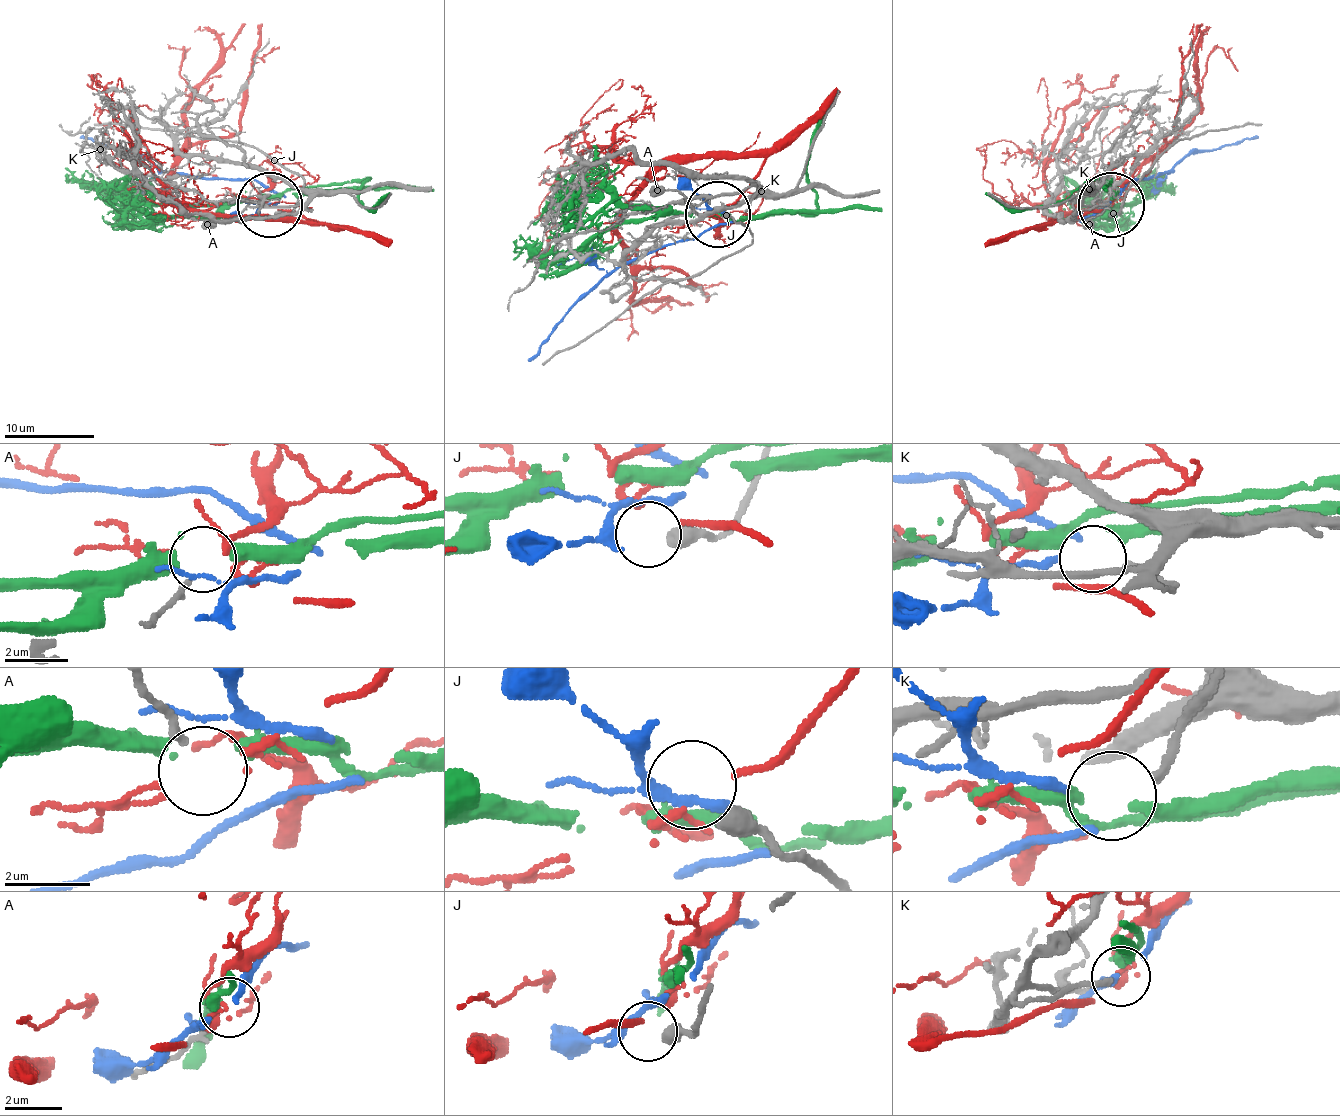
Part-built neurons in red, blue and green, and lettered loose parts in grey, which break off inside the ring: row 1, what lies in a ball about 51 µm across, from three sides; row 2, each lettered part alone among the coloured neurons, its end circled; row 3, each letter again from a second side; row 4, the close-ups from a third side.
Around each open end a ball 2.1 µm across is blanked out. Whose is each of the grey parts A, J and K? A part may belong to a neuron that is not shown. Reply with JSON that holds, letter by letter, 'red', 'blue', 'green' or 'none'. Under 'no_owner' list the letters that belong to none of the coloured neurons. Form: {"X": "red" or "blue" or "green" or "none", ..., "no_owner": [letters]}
{"A": "none", "J": "none", "K": "none", "no_owner": ["A", "J", "K"]}

